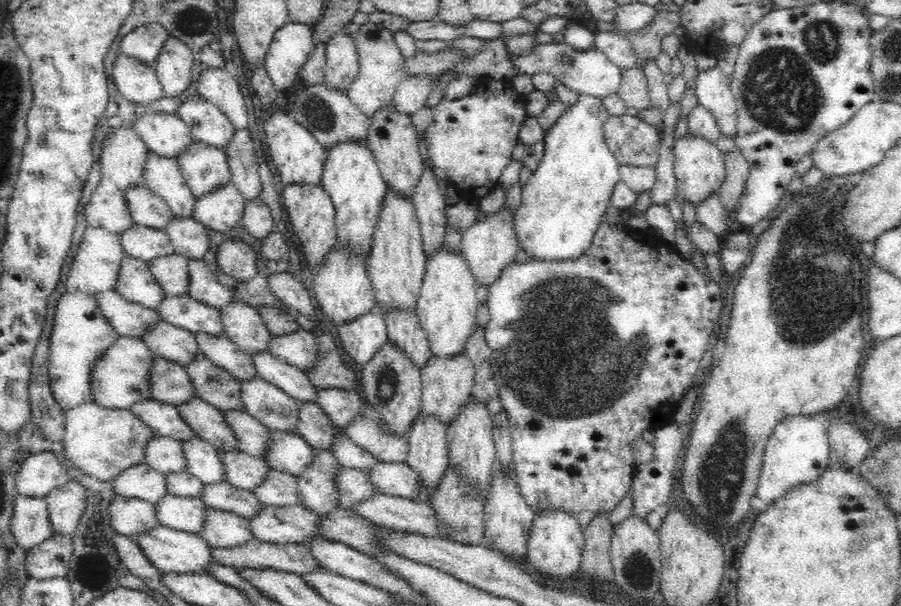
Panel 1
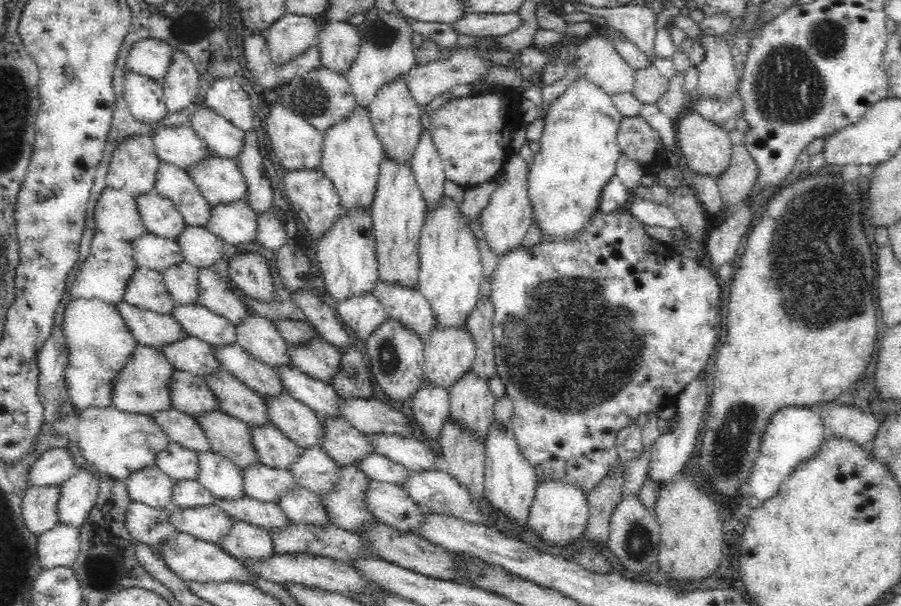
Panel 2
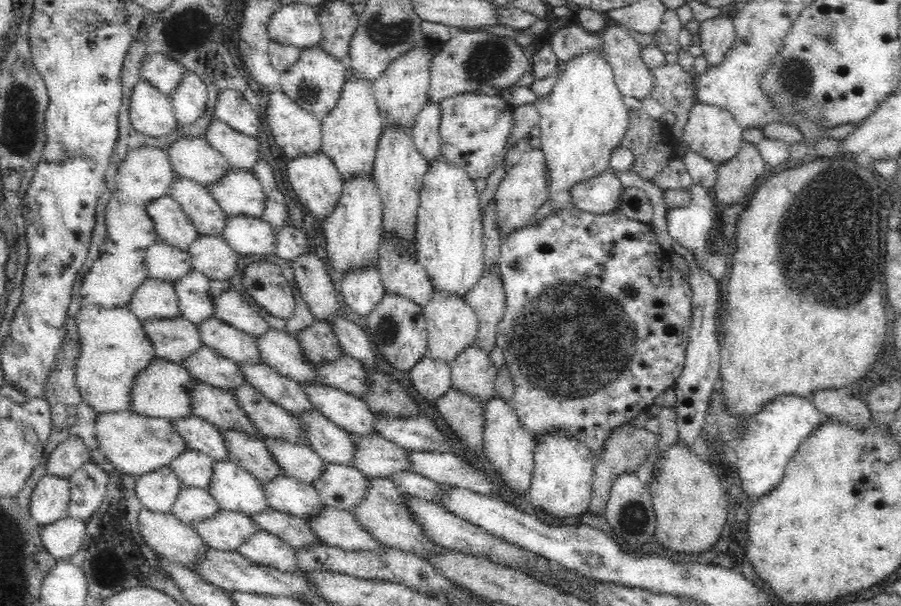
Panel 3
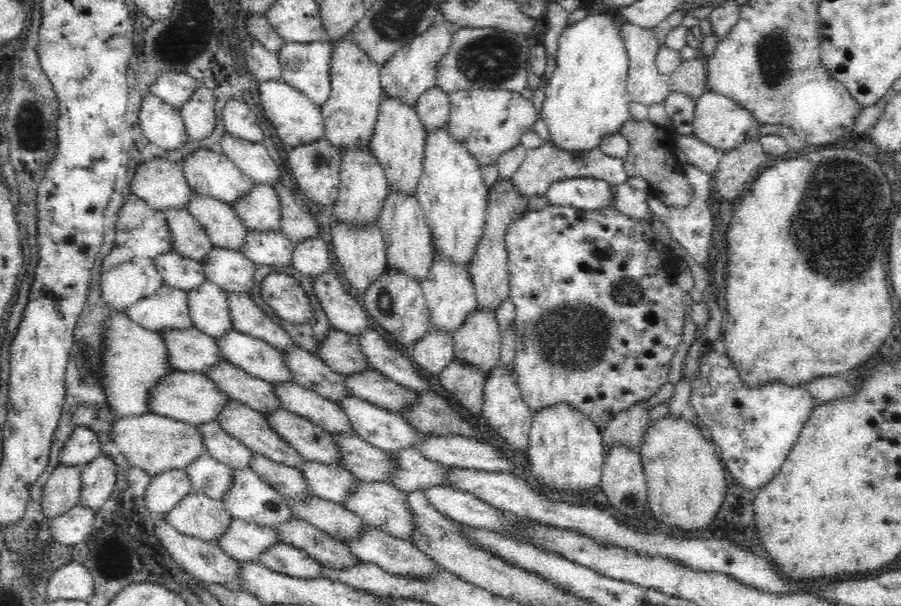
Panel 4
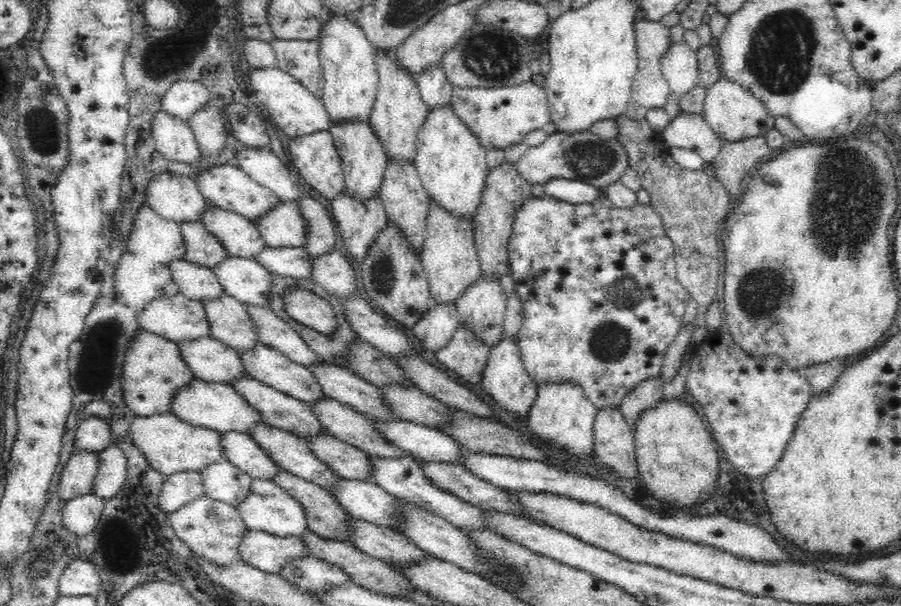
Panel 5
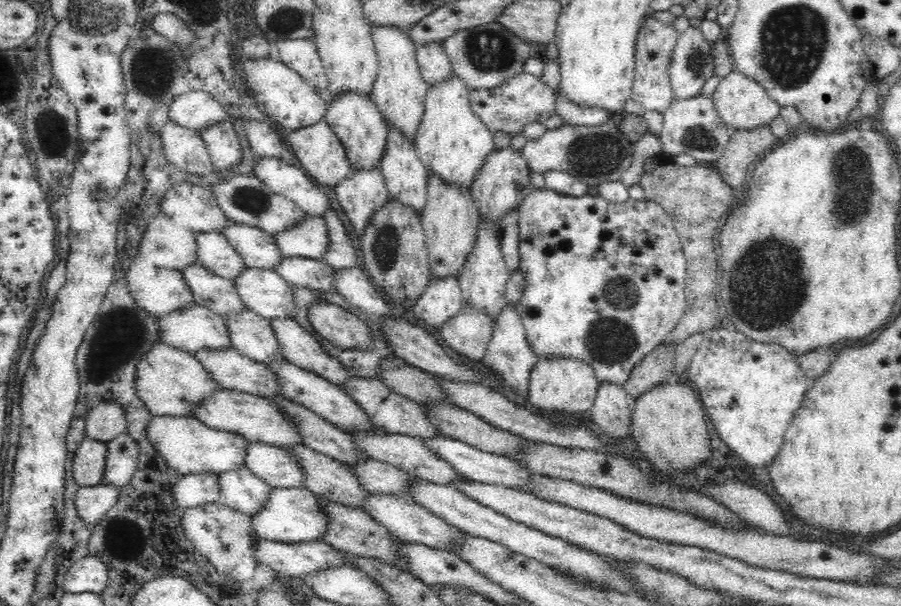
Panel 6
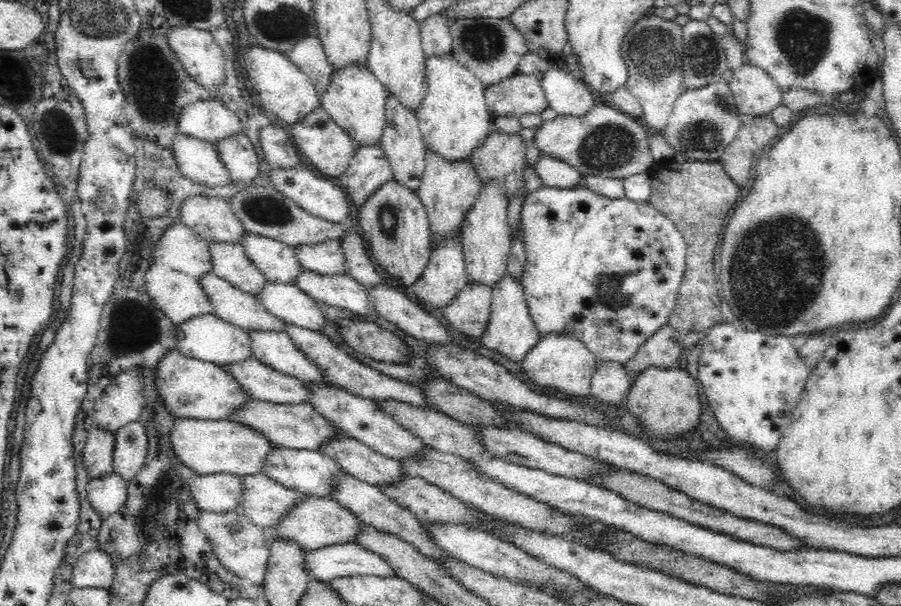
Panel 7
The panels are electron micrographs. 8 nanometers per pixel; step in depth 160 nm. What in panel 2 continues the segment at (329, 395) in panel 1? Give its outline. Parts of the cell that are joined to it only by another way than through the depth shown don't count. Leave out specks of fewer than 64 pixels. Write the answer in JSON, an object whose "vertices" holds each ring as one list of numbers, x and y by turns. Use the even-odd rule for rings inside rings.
{"vertices":[[338,397,337,411,340,417,364,434,414,434,412,422,400,410,375,397]]}

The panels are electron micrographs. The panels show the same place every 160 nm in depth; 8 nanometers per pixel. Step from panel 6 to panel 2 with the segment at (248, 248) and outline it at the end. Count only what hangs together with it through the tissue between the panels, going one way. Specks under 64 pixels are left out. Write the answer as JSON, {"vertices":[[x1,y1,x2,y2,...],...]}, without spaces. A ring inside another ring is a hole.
{"vertices":[[160,161,154,178,153,189,170,200,179,214,183,216,186,225,205,226,210,216,210,204,196,189,185,169]]}

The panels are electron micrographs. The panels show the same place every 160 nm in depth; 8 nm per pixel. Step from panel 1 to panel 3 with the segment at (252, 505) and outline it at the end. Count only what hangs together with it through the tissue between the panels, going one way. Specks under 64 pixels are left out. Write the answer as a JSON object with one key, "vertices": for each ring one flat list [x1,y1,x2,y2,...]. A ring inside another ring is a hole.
{"vertices":[[270,507,248,515,255,528,279,536,294,549,305,547,310,541,318,539,302,517]]}

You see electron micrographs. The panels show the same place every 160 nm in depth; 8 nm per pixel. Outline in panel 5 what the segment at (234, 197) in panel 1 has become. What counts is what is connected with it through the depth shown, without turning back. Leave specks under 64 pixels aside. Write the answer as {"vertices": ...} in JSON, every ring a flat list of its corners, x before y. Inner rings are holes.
{"vertices":[[264,246,254,257,268,272,295,279,310,277,312,257,300,246]]}

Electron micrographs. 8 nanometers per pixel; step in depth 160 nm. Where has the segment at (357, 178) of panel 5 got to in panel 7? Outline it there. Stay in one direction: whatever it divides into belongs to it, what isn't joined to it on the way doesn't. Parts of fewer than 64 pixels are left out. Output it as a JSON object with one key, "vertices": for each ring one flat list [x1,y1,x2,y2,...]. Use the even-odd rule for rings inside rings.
{"vertices":[[348,66,342,70,333,69,332,80,326,94,321,97,320,108,350,137,356,152,360,148,376,147,380,143,386,127,387,100,387,91,367,68]]}

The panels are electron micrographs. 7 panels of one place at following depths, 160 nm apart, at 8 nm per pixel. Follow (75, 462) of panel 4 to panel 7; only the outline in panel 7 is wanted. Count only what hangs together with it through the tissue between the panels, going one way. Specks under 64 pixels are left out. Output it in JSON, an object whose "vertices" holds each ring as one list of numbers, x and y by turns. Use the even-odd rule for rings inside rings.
{"vertices":[[132,366,120,372,113,384,105,388,102,396,95,401,92,414,93,426,99,430,115,433,119,428,134,422,141,411,141,372]]}

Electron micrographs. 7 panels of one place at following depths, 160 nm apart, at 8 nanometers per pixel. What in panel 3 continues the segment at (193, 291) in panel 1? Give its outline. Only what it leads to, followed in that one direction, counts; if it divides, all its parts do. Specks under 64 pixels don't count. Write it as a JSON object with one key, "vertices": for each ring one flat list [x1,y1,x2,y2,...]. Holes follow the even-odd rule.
{"vertices":[[209,279,213,316,249,335,262,334,268,323,242,298,230,280]]}

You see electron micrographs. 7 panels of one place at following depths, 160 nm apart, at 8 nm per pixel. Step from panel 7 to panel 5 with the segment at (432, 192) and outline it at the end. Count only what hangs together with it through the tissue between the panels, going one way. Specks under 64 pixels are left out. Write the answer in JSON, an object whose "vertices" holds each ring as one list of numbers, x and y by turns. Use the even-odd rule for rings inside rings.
{"vertices":[[433,202,429,207,428,232,426,232,425,248,420,261,427,276,431,305,448,308,448,306,455,306,460,296,480,280,480,263,474,249,472,224,457,222]]}

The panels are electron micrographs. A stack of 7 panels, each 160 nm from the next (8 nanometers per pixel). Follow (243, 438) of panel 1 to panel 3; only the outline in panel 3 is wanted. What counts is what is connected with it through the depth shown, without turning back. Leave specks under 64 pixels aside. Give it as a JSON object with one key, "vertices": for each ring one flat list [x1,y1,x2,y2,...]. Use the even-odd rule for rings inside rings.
{"vertices":[[265,436,262,439,283,475,311,485,321,473,323,460,307,443,288,441,276,436]]}

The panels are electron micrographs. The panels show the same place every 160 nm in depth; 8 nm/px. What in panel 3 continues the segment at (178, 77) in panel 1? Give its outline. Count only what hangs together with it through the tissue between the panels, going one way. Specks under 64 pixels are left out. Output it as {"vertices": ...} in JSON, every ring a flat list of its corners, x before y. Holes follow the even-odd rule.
{"vertices":[[188,69,184,70,169,97,177,124,192,124,206,110,206,84,196,73]]}

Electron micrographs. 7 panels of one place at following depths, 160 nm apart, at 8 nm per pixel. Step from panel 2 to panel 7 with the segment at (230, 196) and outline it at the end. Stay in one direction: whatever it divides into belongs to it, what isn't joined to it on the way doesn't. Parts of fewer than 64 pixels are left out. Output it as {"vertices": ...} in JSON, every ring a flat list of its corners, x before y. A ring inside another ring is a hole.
{"vertices":[[328,238,316,244,298,244,293,248,294,257,302,269,314,269,323,275,343,273,343,257,339,240]]}

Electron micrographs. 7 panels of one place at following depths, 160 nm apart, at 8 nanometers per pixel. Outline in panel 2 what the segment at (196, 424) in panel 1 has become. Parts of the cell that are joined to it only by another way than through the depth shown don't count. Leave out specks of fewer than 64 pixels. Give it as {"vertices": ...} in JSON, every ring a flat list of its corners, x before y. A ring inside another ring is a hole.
{"vertices":[[220,409,197,412,193,419,206,435,211,449,237,464,240,468,257,462,251,447,249,427]]}

